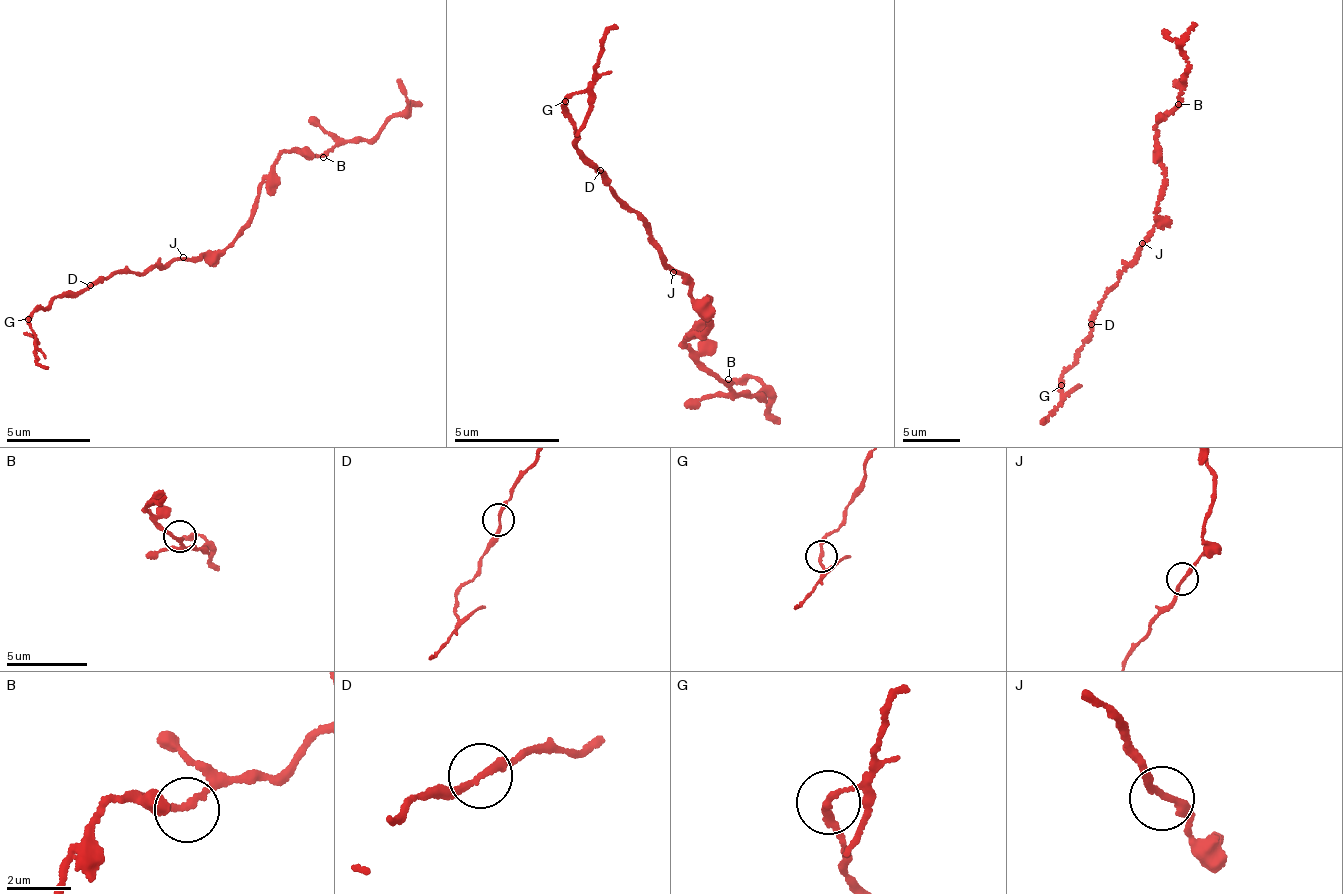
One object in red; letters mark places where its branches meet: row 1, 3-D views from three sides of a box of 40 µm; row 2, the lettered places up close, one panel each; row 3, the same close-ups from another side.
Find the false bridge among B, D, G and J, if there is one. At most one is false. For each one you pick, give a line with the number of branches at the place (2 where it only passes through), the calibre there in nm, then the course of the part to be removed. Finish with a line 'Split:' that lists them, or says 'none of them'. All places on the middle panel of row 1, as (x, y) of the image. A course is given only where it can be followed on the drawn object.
G: Branches: 2. Thickness 170 nm. Course of the part to remove: (565, 103), (595, 79), (603, 43), (620, 26)
Split: G

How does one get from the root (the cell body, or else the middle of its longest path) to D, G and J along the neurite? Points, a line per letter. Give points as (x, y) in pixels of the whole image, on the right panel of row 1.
D: (1150, 231), (1117, 282), (1106, 292), (1092, 323)
G: (1150, 231), (1117, 282), (1106, 292), (1076, 364), (1064, 372), (1062, 384)
J: (1150, 231), (1142, 243)

